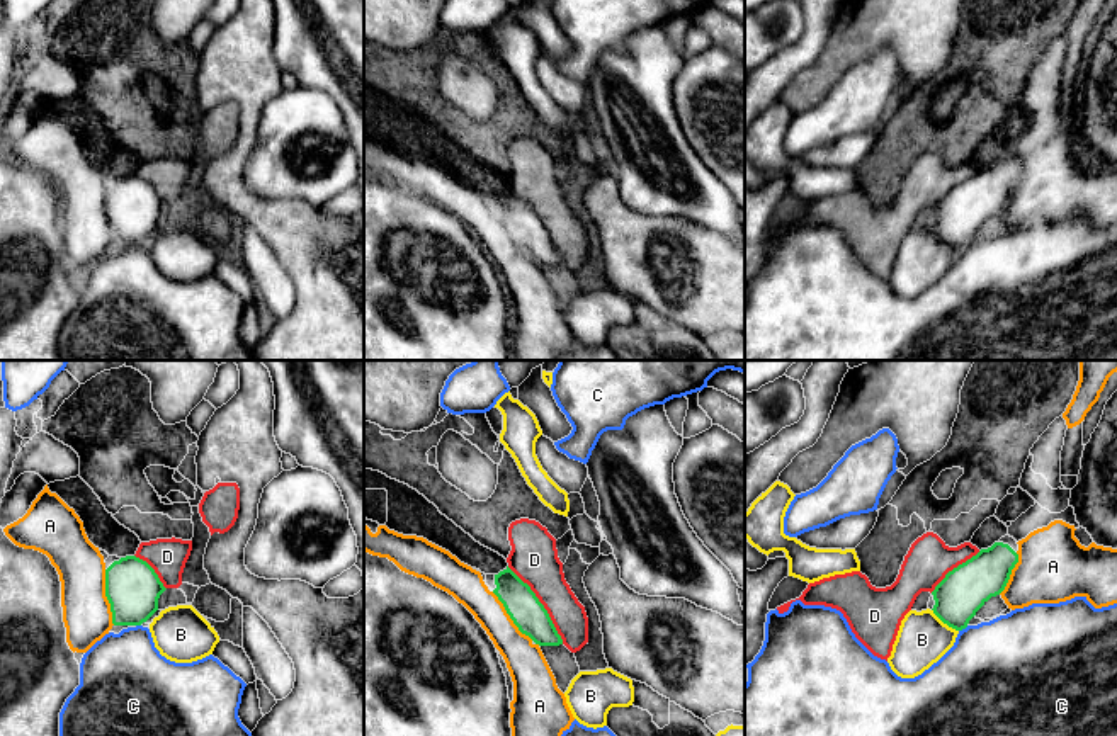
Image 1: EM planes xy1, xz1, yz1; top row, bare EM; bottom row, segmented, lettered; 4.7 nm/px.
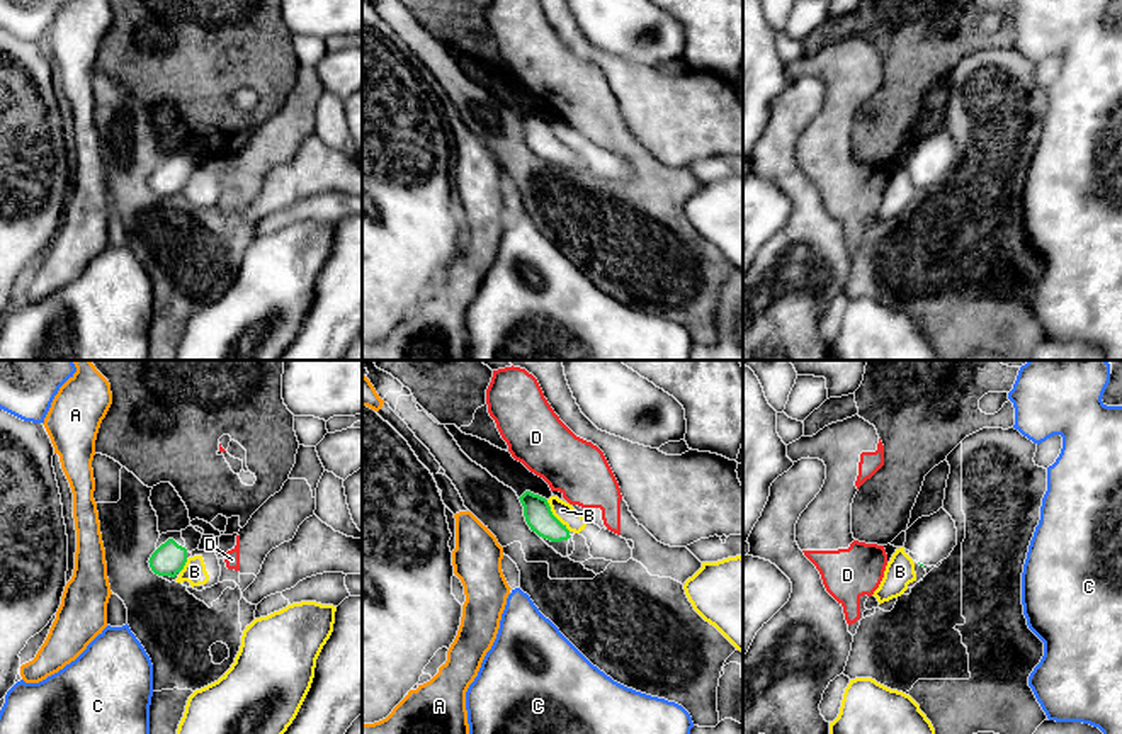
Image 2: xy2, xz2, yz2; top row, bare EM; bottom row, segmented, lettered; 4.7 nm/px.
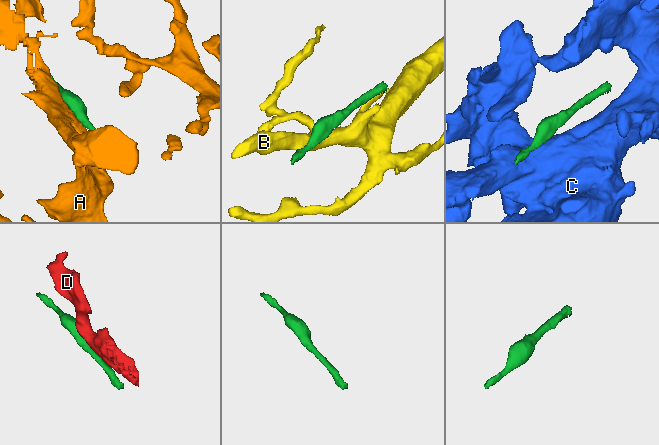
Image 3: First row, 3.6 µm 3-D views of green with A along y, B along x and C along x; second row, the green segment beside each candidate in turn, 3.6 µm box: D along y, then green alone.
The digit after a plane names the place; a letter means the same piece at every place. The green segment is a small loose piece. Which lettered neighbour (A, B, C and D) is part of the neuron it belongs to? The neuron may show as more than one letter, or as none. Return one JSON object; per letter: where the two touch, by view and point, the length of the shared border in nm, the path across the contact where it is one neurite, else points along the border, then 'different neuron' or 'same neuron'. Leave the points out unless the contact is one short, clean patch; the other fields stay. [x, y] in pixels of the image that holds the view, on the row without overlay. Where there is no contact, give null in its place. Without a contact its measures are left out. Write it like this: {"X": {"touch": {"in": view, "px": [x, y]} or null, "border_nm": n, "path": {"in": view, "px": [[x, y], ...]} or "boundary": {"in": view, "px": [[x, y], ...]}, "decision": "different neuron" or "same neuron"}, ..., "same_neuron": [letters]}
{"A": {"touch": {"in": "xy1", "px": [106, 215]}, "border_nm": 260, "decision": "different neuron"}, "B": {"touch": {"in": "xz2", "px": [553, 135]}, "border_nm": 190, "decision": "different neuron"}, "C": {"touch": {"in": "yz1", "px": [963, 247]}, "border_nm": 50, "decision": "different neuron"}, "D": {"touch": {"in": "xz1", "px": [541, 223]}, "border_nm": 460, "decision": "different neuron"}, "same_neuron": []}

